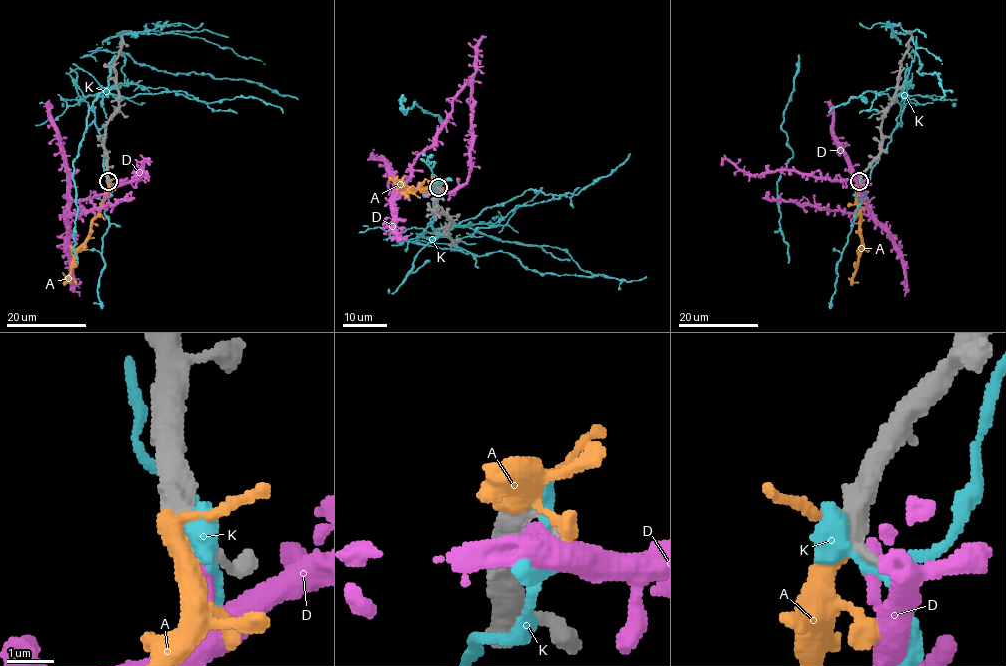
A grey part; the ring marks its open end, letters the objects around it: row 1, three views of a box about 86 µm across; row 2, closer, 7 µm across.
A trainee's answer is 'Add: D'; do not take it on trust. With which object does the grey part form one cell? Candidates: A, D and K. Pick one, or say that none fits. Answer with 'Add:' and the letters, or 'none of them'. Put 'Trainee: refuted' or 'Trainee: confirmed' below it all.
Add: A
Trainee: refuted

